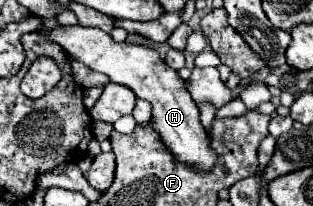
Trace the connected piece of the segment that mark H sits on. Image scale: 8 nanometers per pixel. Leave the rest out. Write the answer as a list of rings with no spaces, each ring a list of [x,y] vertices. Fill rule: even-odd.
[[[59,26],[55,30],[43,30],[45,36],[55,40],[69,56],[87,64],[89,68],[109,76],[111,82],[127,86],[137,98],[151,102],[153,106],[153,128],[159,132],[165,146],[175,154],[179,162],[185,162],[197,170],[209,170],[215,164],[215,154],[207,142],[207,132],[199,122],[199,110],[193,98],[183,90],[183,80],[173,68],[169,68],[155,50],[135,46],[127,42],[113,42],[109,34],[95,28],[81,26]]]

